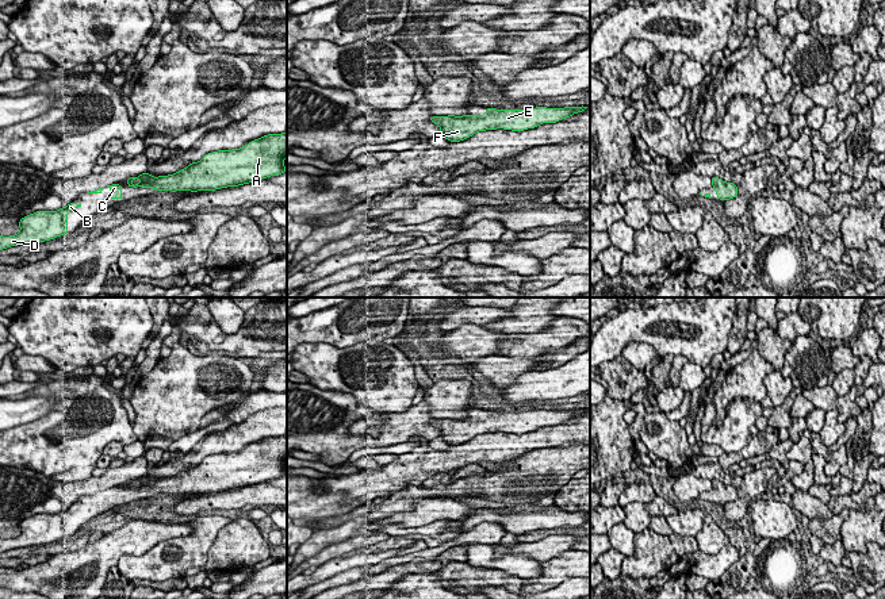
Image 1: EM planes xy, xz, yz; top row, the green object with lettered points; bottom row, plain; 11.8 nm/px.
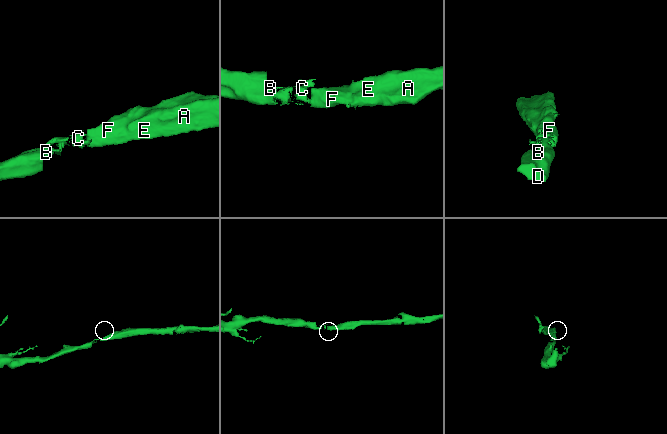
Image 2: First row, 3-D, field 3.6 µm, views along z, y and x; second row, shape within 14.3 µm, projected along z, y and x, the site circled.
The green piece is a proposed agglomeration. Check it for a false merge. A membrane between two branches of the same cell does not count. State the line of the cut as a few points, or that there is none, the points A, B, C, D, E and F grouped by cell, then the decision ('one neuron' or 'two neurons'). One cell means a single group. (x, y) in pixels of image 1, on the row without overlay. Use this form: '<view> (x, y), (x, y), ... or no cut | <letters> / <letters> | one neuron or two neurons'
no cut | A B C D E F | one neuron

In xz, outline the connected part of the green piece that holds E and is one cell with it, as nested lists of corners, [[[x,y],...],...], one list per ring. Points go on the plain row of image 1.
[[[564,410],[564,411],[524,411],[524,412],[497,412],[486,411],[483,418],[463,419],[430,419],[430,425],[440,430],[440,437],[449,445],[464,444],[479,434],[486,433],[512,433],[524,434],[535,431],[543,426],[556,426],[570,421],[574,416],[583,415],[587,410]]]

